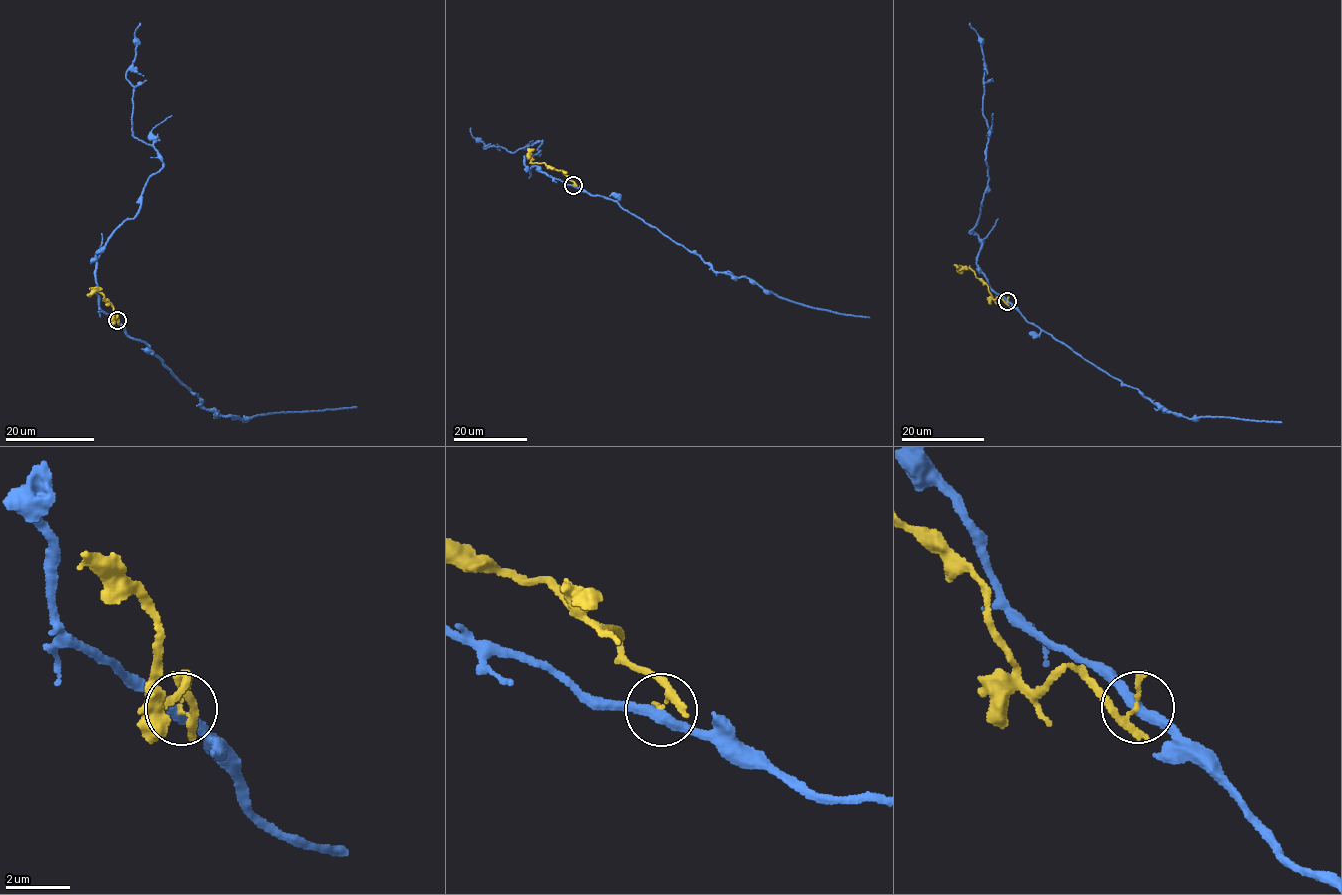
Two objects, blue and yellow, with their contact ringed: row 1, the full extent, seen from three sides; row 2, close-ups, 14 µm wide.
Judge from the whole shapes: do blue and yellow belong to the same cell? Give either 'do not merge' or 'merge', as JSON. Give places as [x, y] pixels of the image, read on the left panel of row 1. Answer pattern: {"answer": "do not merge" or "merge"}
{"answer": "do not merge"}

